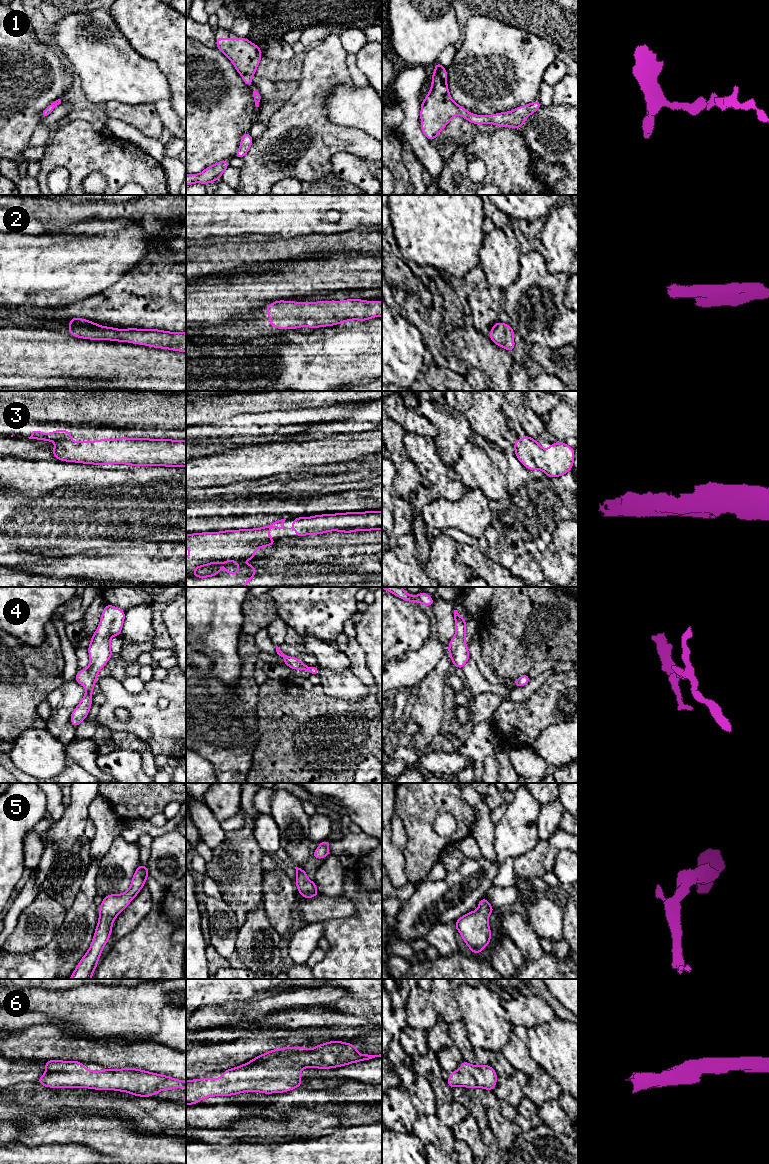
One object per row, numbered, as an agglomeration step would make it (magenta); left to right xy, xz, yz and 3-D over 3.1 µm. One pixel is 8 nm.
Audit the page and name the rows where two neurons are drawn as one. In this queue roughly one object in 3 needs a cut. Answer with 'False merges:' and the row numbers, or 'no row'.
False merges: no row

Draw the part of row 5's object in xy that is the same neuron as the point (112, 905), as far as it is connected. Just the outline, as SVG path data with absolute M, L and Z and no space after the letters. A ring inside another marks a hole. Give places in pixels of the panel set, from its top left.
M140 864L131 881L130 888L122 894L110 894L99 906L100 914L89 950L82 957L69 979L91 979L99 957L111 937L114 919L129 905L146 884L149 876L147 865Z

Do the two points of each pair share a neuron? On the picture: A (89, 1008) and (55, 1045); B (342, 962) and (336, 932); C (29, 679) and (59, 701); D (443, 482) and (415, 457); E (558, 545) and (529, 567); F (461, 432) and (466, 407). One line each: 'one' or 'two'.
A: two
B: one
C: two
D: one
E: two
F: two

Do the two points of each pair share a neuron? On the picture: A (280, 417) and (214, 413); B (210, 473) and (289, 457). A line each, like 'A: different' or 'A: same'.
A: different
B: same

